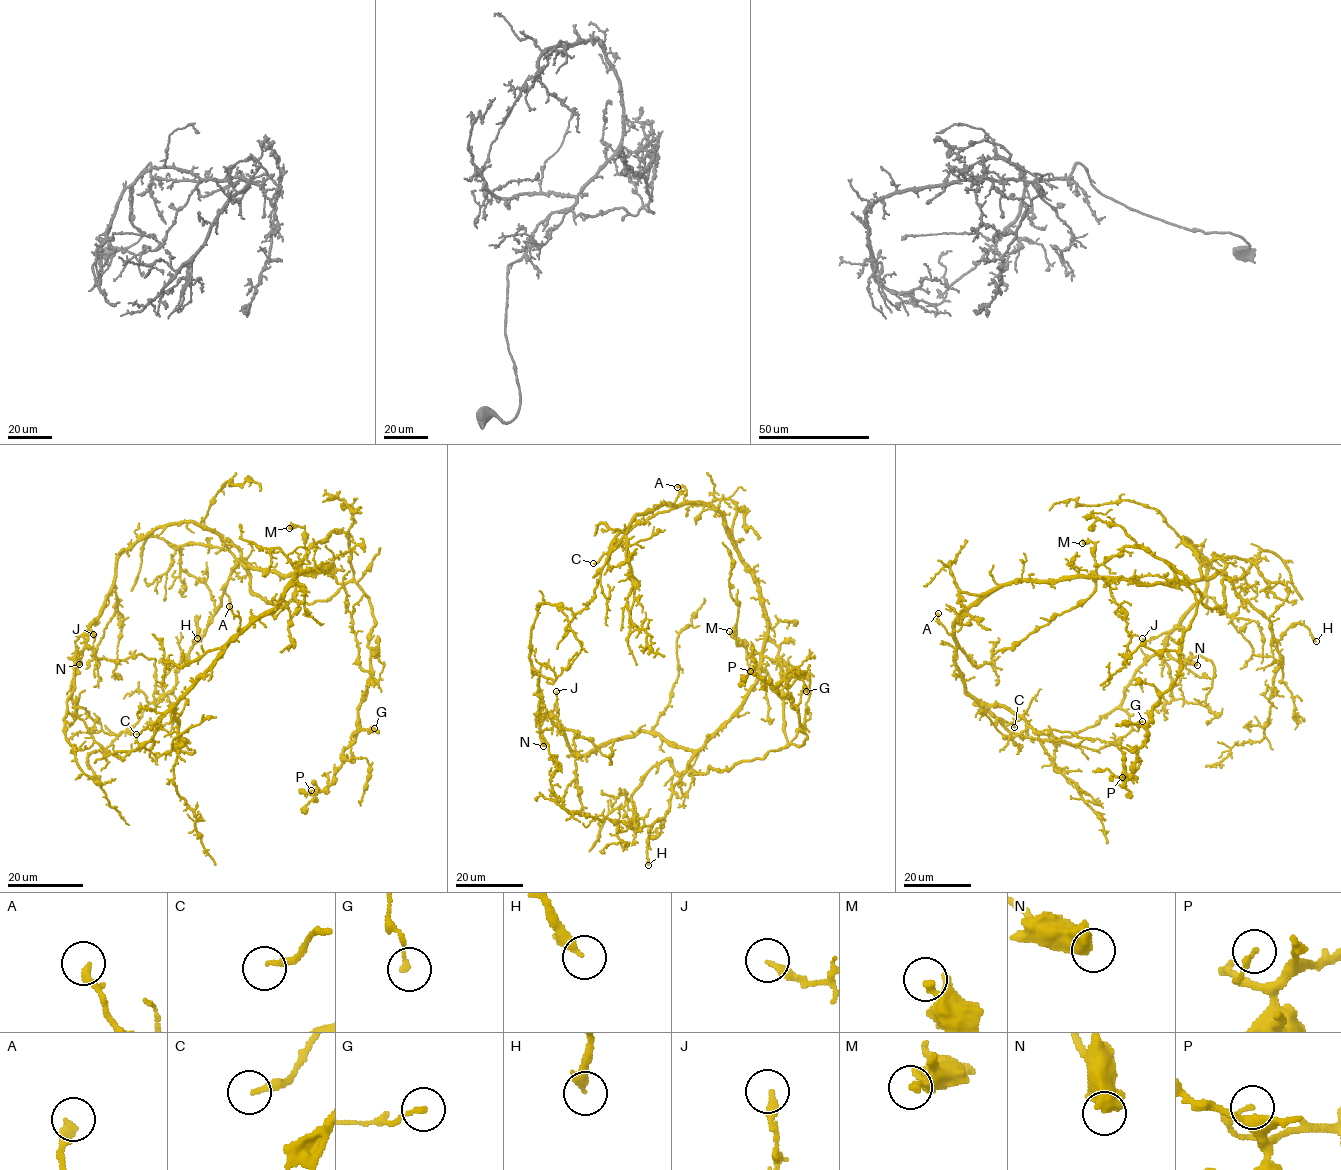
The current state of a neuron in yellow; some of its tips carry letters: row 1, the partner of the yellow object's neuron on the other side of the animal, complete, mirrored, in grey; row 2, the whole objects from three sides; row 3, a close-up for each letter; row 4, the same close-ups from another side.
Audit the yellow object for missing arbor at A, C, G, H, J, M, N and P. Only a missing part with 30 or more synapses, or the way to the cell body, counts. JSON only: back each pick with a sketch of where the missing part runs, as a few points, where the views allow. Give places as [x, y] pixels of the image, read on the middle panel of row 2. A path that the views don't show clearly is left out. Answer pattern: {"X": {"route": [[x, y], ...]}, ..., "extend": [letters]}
{"extend": []}

